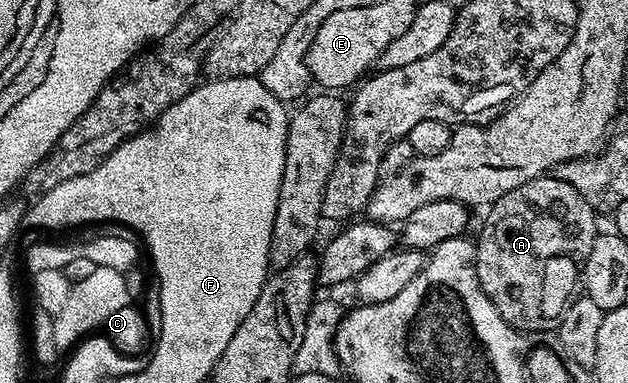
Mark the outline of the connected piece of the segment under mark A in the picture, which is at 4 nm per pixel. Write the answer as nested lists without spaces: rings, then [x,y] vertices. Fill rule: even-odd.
[[[545,174],[526,182],[498,198],[487,209],[489,220],[485,222],[480,237],[475,237],[476,273],[478,282],[498,310],[504,321],[521,334],[544,334],[547,328],[555,329],[566,305],[573,299],[570,289],[578,284],[582,266],[590,254],[598,235],[598,213],[574,186],[555,174]]]

